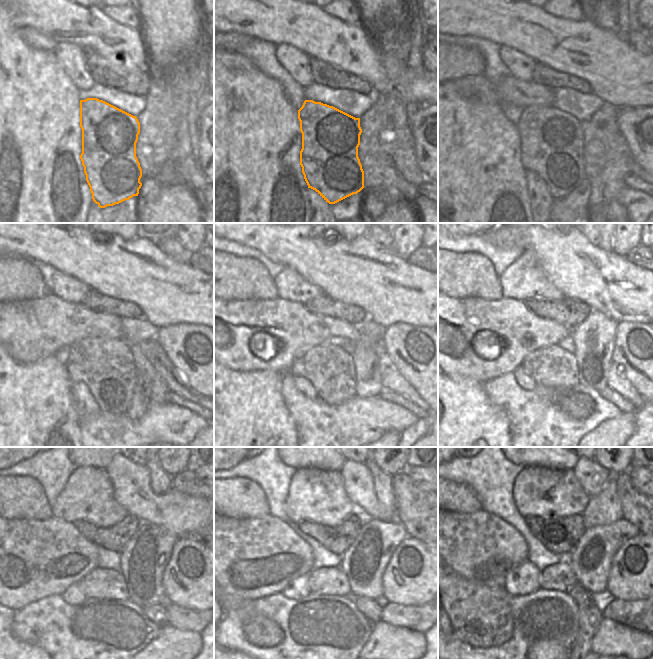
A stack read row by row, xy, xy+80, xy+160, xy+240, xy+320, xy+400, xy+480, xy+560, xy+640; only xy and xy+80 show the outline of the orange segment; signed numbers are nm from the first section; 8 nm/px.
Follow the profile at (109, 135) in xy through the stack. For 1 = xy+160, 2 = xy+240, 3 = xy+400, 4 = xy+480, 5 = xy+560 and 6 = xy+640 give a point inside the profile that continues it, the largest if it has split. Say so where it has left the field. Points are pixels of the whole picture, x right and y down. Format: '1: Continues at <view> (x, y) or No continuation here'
1: Continues at xy+160 (551, 141)
2: Continues at xy+240 (106, 366)
3: Continues at xy+400 (551, 365)
4: Continues at xy+480 (105, 583)
5: Continues at xy+560 (326, 581)
6: Continues at xy+640 (561, 577)

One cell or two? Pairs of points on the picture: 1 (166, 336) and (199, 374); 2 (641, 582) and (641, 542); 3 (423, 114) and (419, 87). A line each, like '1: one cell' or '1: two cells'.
1: one cell
2: one cell
3: two cells

